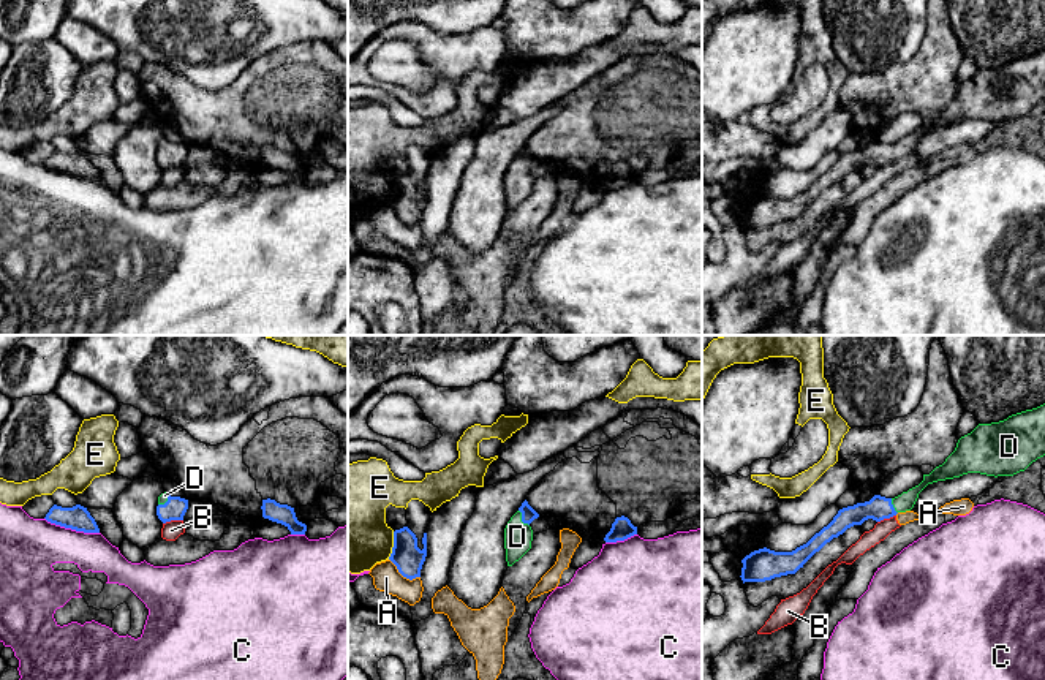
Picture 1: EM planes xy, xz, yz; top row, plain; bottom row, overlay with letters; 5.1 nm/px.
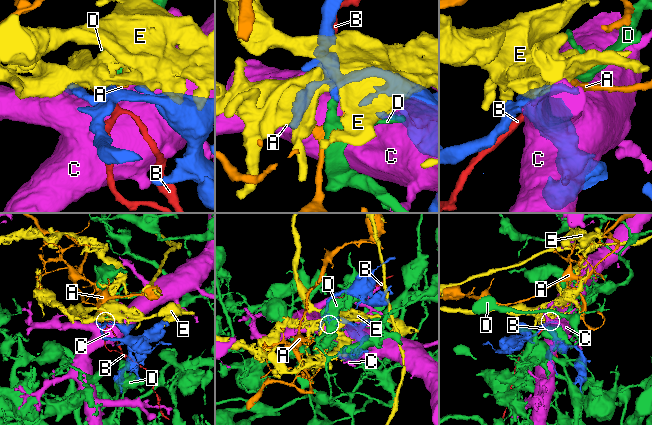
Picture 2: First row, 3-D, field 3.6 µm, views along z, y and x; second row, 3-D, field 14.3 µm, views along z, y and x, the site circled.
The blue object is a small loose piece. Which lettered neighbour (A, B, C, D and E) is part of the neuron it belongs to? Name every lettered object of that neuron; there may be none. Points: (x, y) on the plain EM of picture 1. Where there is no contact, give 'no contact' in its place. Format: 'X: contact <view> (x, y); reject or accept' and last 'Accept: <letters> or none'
A: contact xz (403, 222); reject
B: contact xy (173, 165); reject
C: contact xy (71, 174); reject
D: contact xz (522, 165); accept
E: contact xz (394, 192); reject
Accept: D

